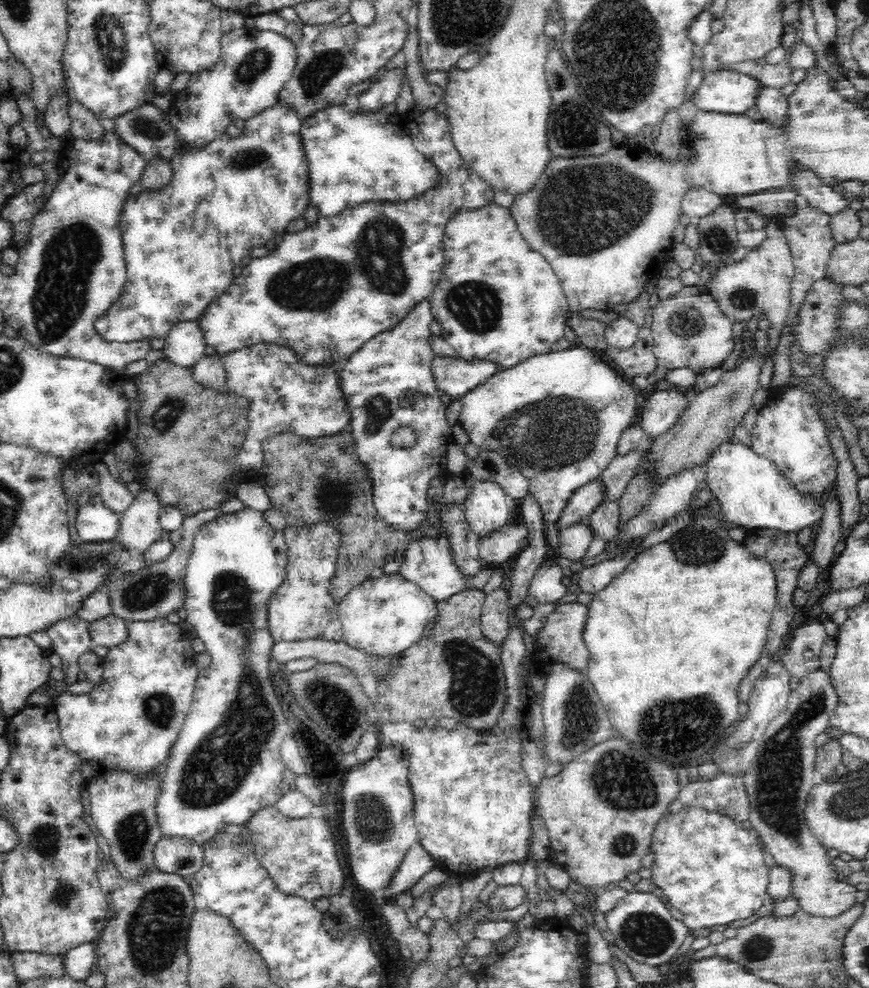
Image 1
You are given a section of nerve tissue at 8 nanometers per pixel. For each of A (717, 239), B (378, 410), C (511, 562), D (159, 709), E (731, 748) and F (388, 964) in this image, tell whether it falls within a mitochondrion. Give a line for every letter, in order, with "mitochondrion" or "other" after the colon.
A: mitochondrion
B: mitochondrion
C: other
D: mitochondrion
E: mitochondrion
F: other

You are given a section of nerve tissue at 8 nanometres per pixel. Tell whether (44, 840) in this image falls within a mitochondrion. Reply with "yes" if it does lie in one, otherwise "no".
yes

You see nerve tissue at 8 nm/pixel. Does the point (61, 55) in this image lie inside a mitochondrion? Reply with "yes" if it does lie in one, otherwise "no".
no

